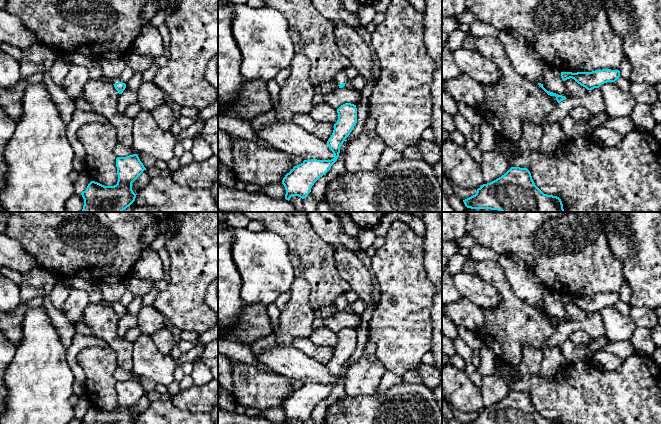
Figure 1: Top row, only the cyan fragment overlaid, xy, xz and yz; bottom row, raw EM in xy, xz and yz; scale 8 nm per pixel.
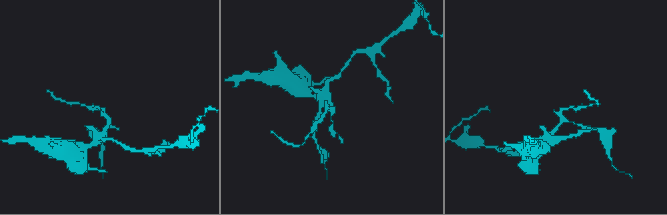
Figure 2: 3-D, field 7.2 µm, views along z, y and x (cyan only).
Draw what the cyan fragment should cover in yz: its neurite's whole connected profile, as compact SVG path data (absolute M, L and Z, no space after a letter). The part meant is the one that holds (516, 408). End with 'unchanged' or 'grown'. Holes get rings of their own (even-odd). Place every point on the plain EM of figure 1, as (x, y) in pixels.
M511 391L496 404L483 408L475 419L465 424L561 424L557 420L544 418L534 407L527 392Z | unchanged

